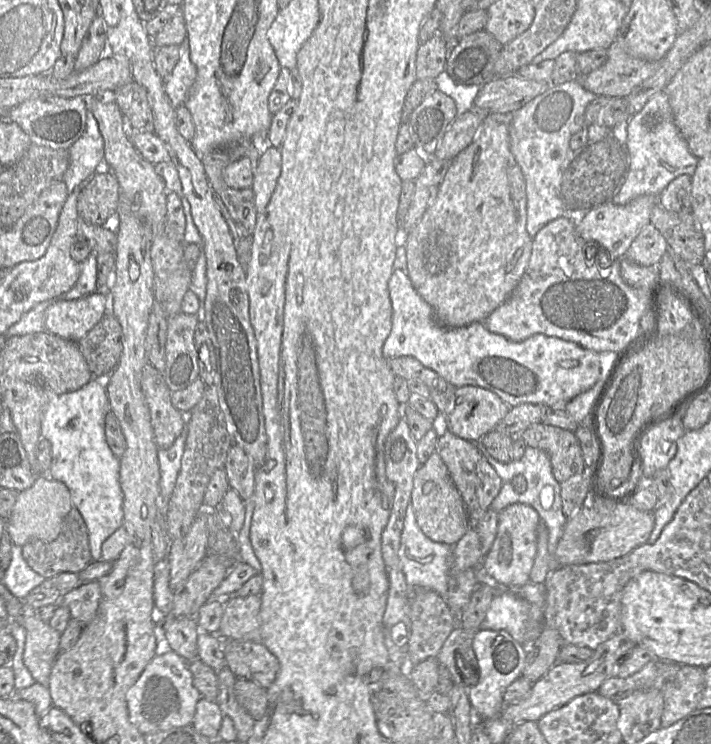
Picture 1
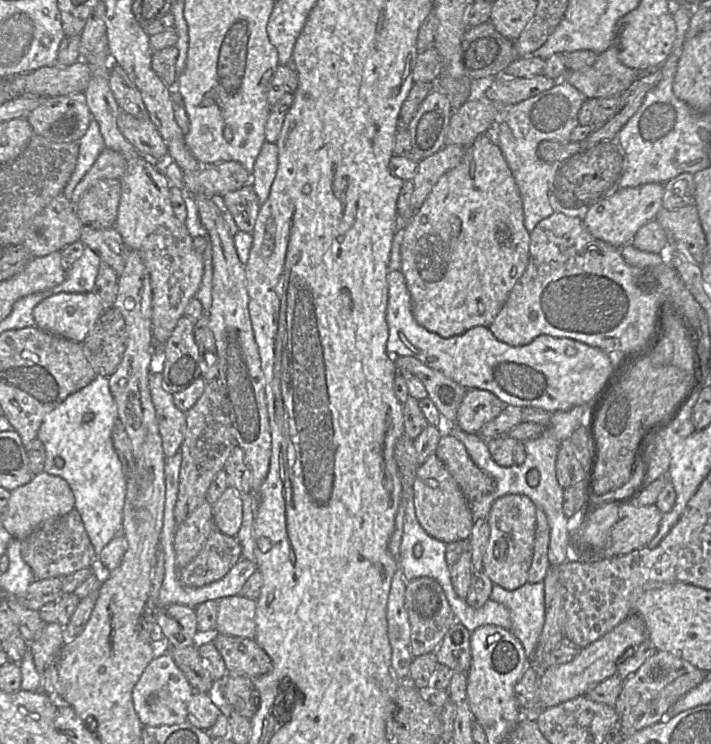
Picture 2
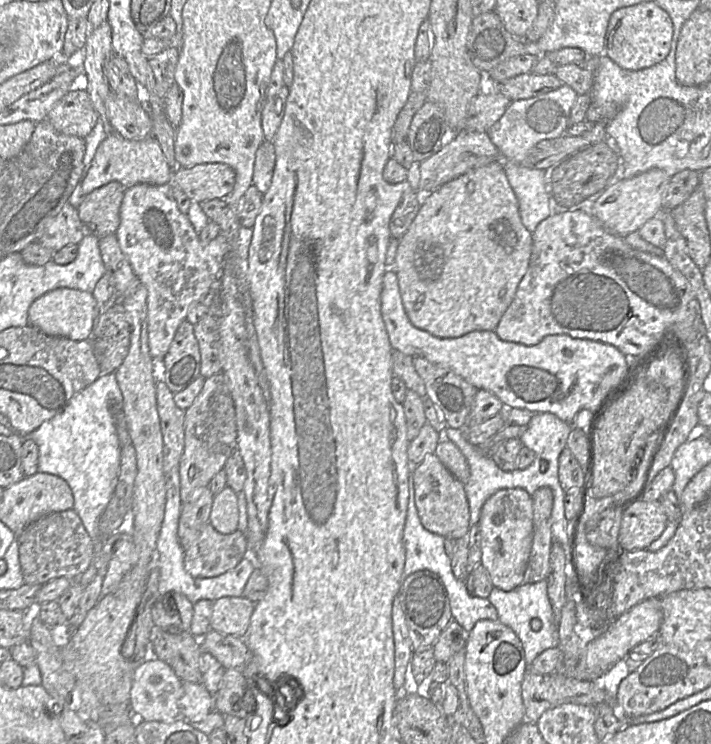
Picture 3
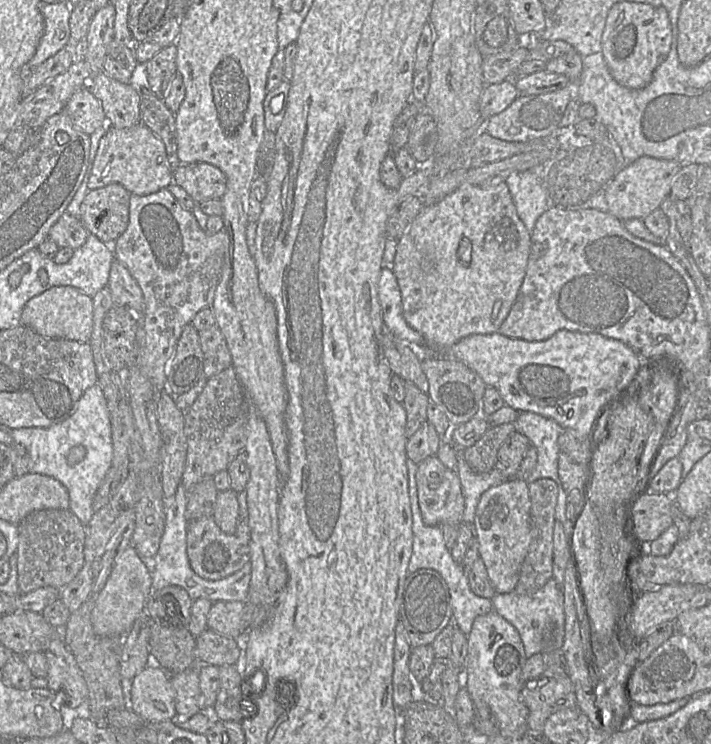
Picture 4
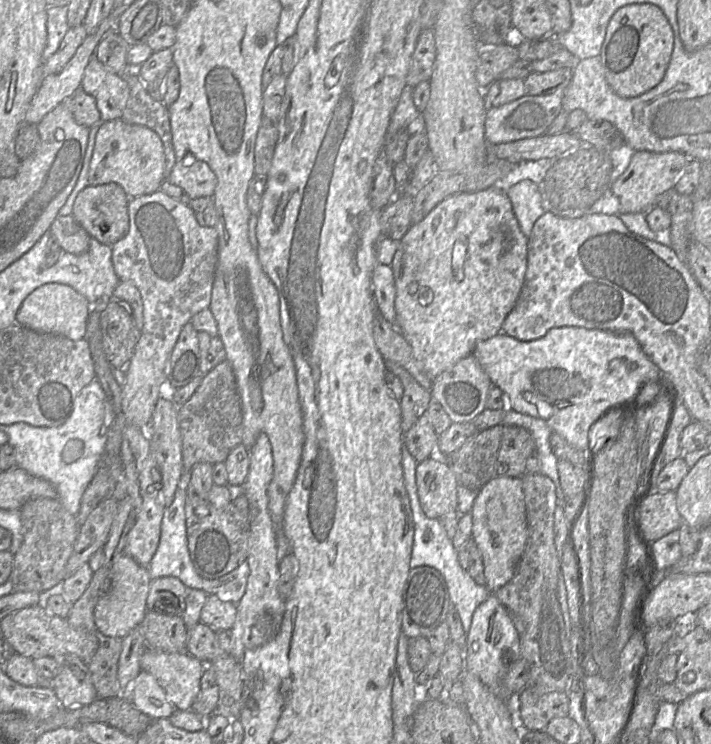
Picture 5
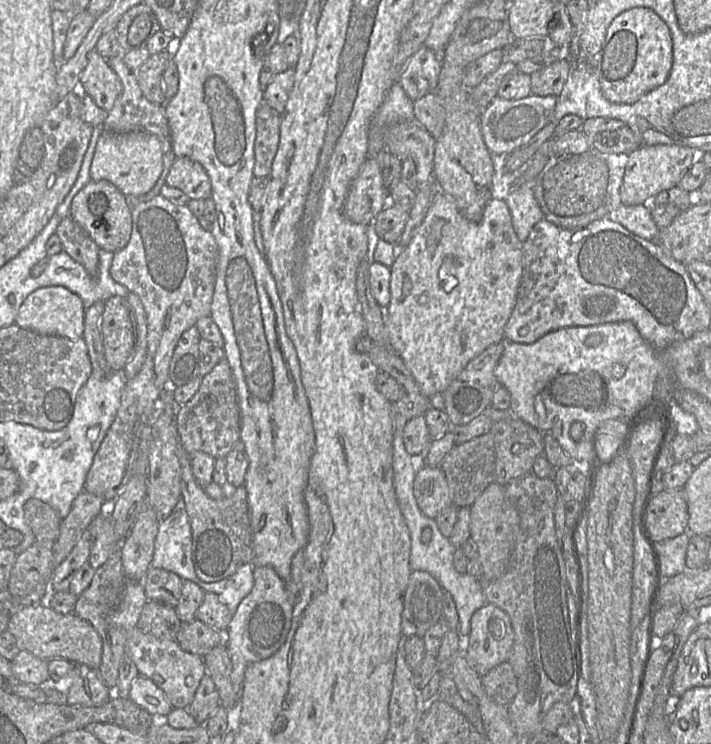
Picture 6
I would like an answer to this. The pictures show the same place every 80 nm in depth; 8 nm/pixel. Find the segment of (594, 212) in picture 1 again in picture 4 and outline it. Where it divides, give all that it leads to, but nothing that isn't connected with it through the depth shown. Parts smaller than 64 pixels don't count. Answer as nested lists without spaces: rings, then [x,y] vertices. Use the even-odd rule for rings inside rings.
[[[642,156],[629,163],[607,186],[605,199],[608,213],[626,221],[644,219],[658,209],[662,201],[669,195],[672,182],[682,165],[673,160]]]

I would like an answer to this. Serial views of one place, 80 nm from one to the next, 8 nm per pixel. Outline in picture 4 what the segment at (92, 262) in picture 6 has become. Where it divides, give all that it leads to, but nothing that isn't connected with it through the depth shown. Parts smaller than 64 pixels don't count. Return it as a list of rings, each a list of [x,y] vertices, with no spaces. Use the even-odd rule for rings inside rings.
[[[66,211],[48,232],[48,239],[57,244],[59,248],[76,250],[86,241],[89,232],[83,226],[78,216],[73,216]]]

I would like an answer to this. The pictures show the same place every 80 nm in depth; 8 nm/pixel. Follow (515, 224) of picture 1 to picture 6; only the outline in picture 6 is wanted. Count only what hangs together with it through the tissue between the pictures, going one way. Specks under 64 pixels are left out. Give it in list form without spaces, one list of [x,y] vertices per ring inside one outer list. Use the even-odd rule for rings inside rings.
[[[437,190],[423,222],[410,242],[398,249],[390,269],[391,299],[383,309],[390,348],[403,359],[422,393],[430,398],[442,394],[472,359],[505,339],[505,326],[523,274],[523,243],[515,233],[506,201],[491,198],[482,220],[474,223],[459,212],[448,195]]]

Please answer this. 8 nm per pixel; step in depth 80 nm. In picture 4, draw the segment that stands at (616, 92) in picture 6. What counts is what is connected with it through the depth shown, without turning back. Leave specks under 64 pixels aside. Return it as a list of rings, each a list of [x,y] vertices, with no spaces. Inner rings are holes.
[[[619,2],[610,9],[602,37],[602,53],[612,77],[620,85],[635,90],[648,86],[655,70],[667,59],[671,44],[672,25],[665,7],[639,2]]]

